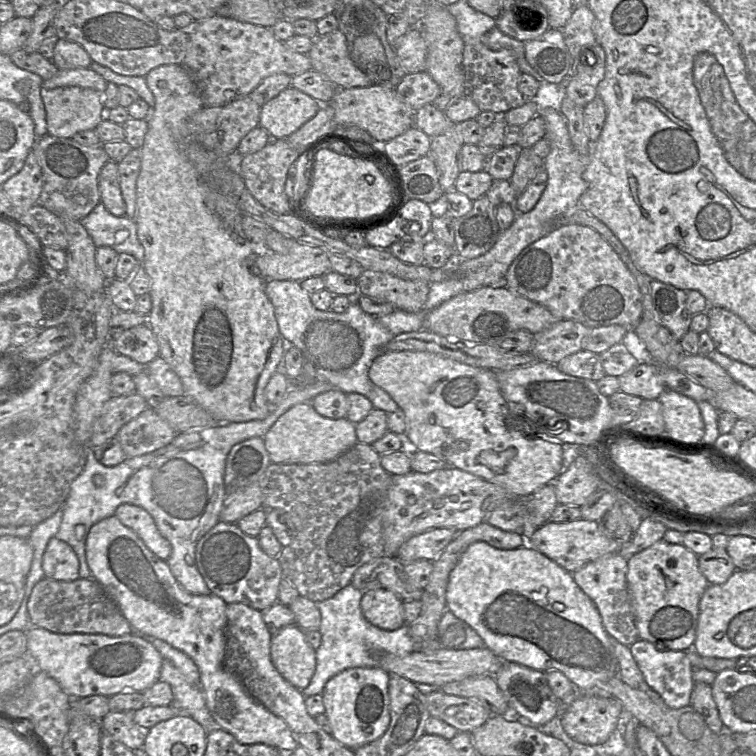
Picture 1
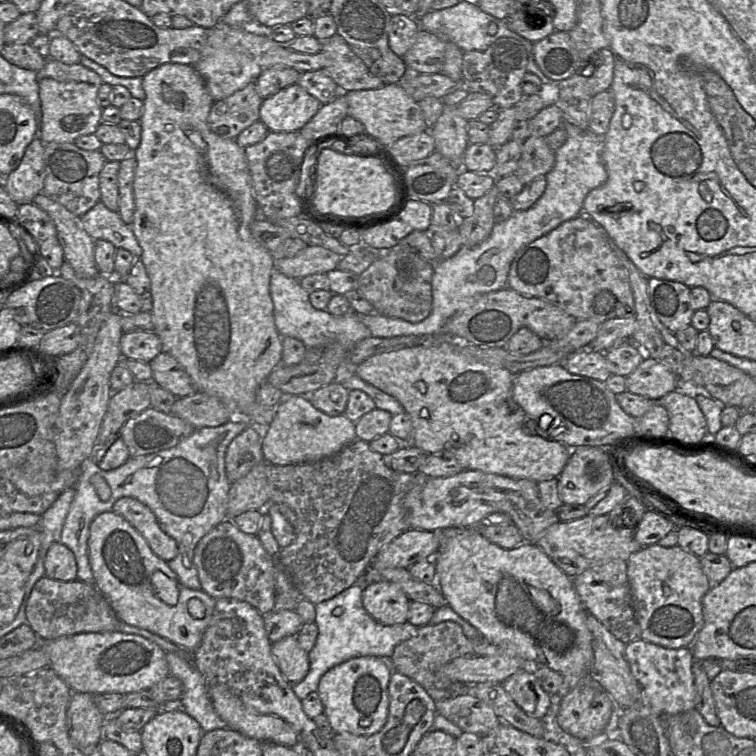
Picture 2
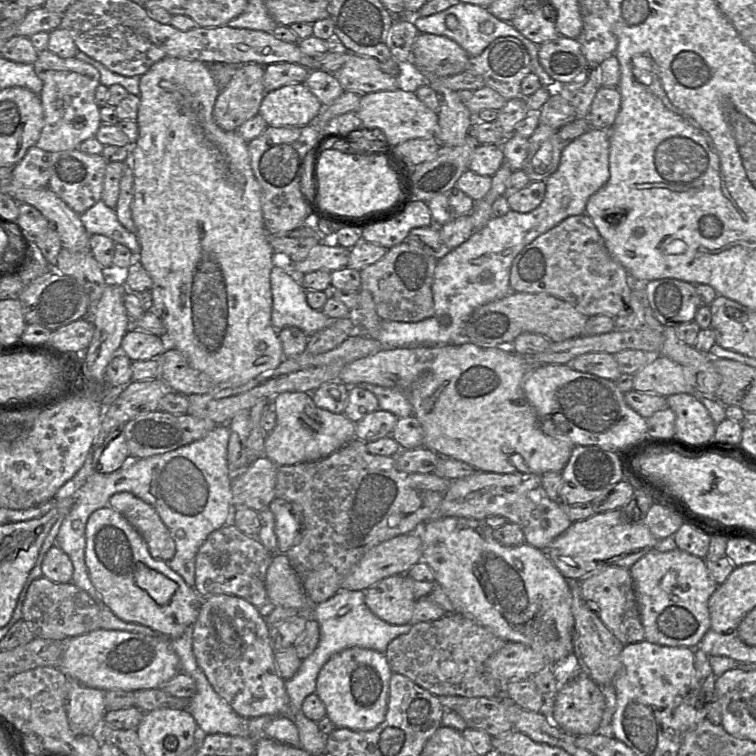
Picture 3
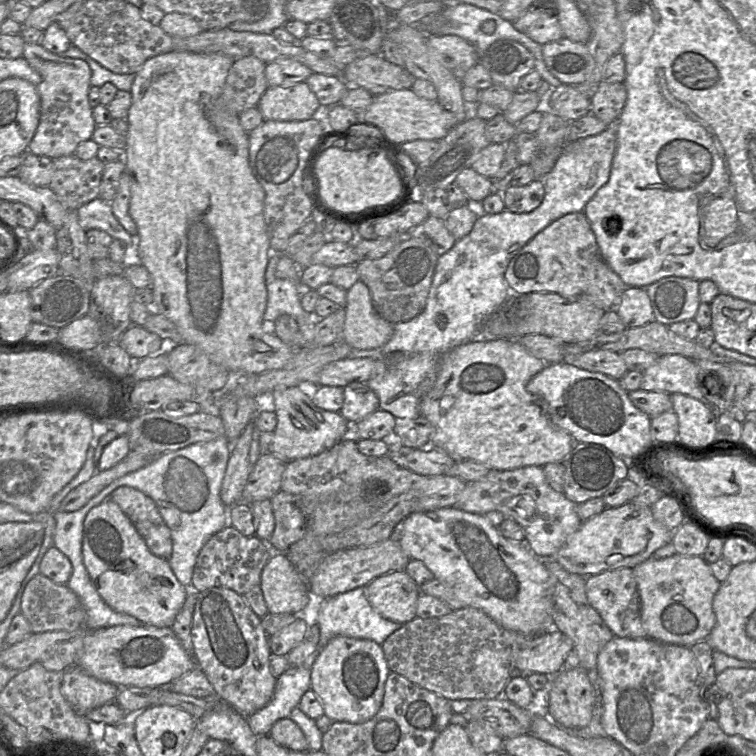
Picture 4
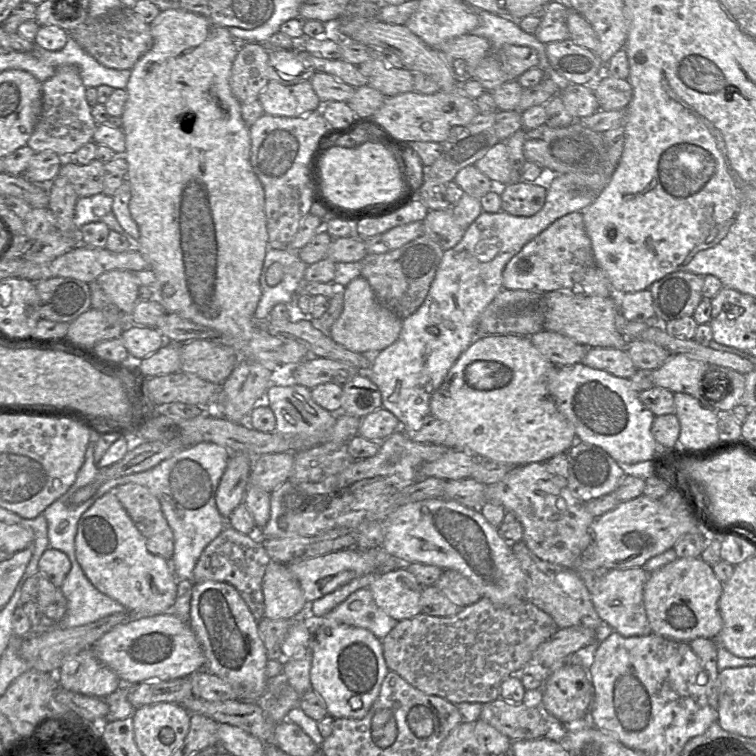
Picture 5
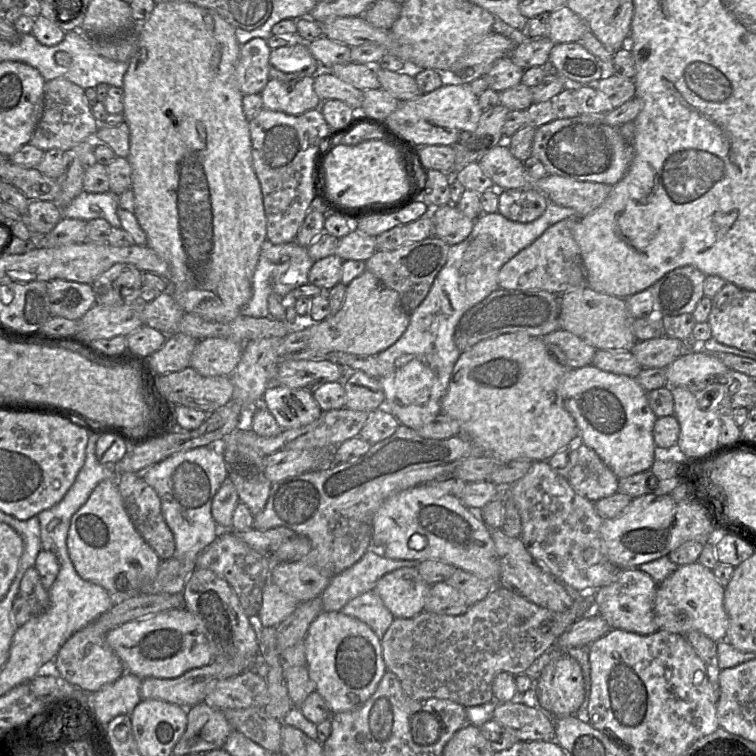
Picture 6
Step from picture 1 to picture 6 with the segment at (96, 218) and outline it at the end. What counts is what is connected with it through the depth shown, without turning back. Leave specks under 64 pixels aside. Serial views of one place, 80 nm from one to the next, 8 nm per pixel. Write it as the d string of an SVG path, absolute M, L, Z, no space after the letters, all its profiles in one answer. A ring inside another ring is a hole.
M82 191L72 202L62 209L62 218L80 219L86 222L104 218L114 228L121 227L117 214L120 195L108 191L104 193L89 193Z

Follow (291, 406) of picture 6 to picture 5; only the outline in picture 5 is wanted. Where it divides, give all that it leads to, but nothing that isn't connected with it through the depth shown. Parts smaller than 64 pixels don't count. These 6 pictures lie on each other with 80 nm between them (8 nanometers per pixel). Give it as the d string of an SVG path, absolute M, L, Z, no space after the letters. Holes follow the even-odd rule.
M296 384L271 385L260 405L270 407L276 418L276 432L280 434L313 435L336 423L336 413L316 404L311 391Z

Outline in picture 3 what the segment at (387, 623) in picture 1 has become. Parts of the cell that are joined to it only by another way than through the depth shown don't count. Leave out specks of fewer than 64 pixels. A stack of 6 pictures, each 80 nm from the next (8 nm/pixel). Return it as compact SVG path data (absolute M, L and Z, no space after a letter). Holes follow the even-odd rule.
M407 575L384 578L364 591L368 609L379 619L392 625L412 622L415 597L407 585Z

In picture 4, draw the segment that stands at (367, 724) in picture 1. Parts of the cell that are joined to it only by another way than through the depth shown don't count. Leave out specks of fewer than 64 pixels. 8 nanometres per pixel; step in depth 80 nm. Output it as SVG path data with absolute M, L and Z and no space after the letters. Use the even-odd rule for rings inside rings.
M333 637L318 654L311 668L311 687L332 721L363 723L380 709L390 673L381 645L372 640Z

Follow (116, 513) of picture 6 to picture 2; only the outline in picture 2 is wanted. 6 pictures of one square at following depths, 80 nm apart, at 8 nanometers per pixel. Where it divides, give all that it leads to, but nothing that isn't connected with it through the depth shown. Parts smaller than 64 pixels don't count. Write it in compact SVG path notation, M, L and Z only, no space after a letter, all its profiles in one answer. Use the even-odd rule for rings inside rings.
M113 511L101 513L93 519L87 545L94 585L108 600L119 621L148 630L188 651L196 650L212 618L215 598L202 590L184 586L168 563L154 554L142 535L126 519Z

